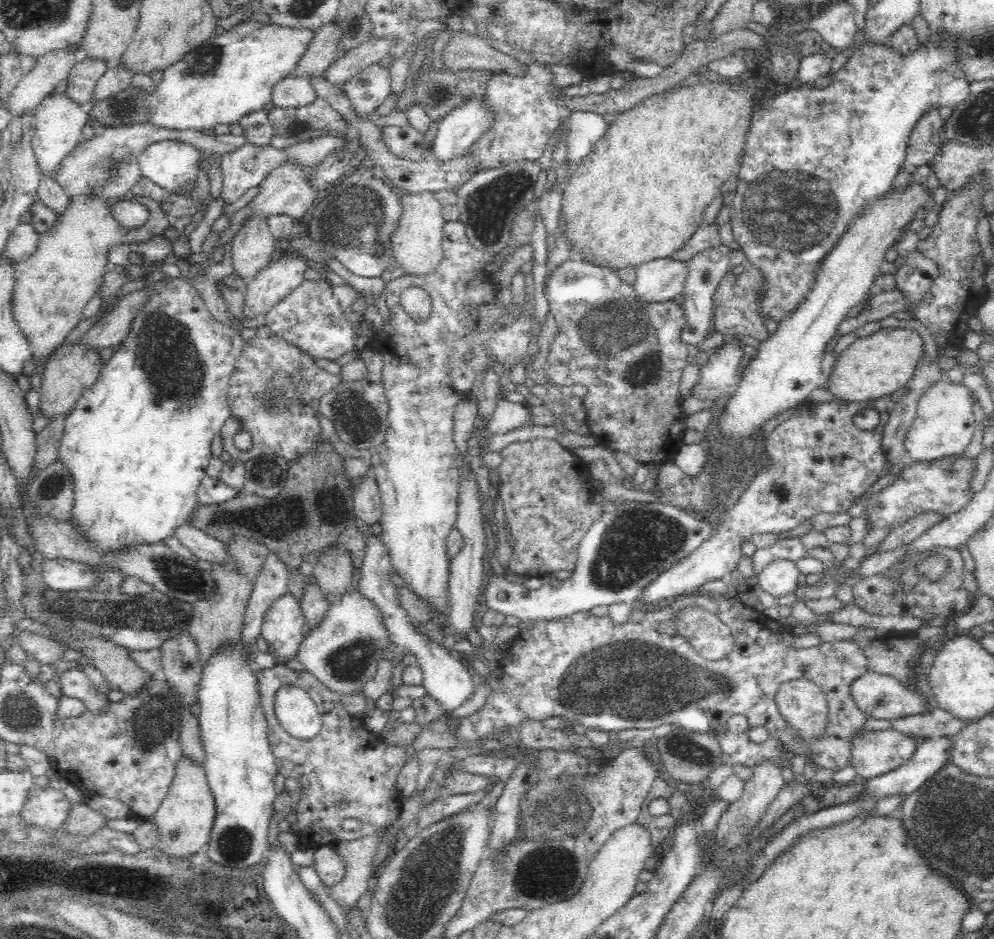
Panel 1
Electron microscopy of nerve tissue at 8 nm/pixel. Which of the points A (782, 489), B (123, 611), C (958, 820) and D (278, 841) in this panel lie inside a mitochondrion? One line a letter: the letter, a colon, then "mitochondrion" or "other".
A: mitochondrion
B: mitochondrion
C: mitochondrion
D: other

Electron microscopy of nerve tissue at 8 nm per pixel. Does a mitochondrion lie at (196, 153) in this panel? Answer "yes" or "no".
no

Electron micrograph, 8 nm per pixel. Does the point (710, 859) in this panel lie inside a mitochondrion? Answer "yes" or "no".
no

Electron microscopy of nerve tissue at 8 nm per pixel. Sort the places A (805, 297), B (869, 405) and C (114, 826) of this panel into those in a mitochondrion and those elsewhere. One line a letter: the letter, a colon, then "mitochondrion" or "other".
A: other
B: other
C: other

